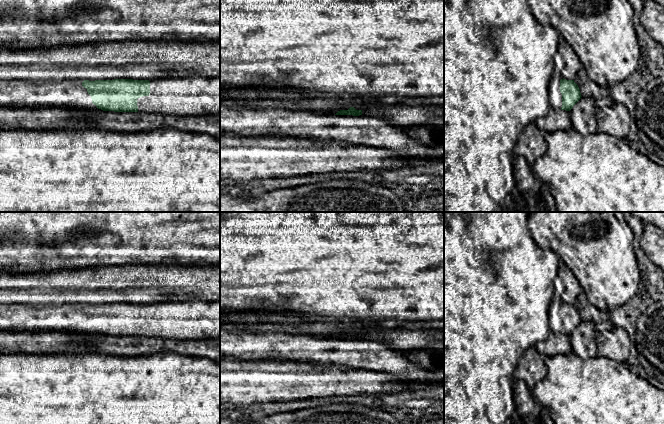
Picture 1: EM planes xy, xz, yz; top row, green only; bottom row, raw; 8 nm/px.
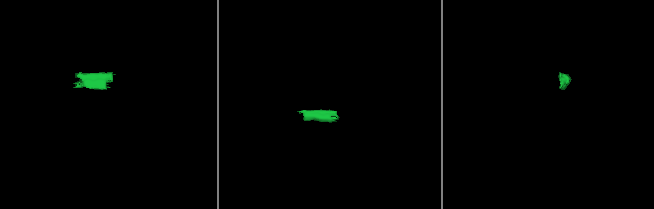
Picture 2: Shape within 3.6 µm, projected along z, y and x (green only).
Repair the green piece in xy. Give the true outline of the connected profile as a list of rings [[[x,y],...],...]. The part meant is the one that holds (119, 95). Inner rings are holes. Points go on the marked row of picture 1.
[[[220,77],[151,81],[0,79],[0,106],[62,106],[80,115],[102,110],[176,116],[220,114]]]

